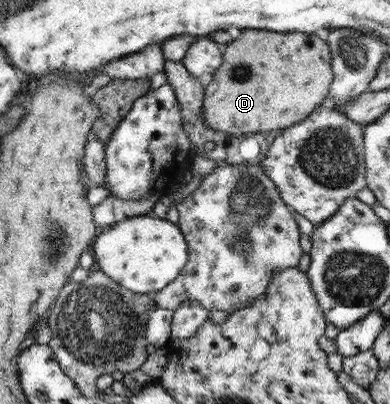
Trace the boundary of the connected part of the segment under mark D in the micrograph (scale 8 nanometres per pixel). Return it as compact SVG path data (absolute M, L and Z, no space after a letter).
M243 29L236 33L236 37L226 45L222 46L222 63L214 72L213 80L204 87L205 98L203 98L202 119L206 125L213 130L230 134L231 136L254 136L255 133L264 134L271 137L282 130L305 120L314 112L315 108L325 104L325 100L330 93L331 83L334 82L333 53L330 45L317 35L304 32L289 32L289 34L277 34L275 31L263 29Z

